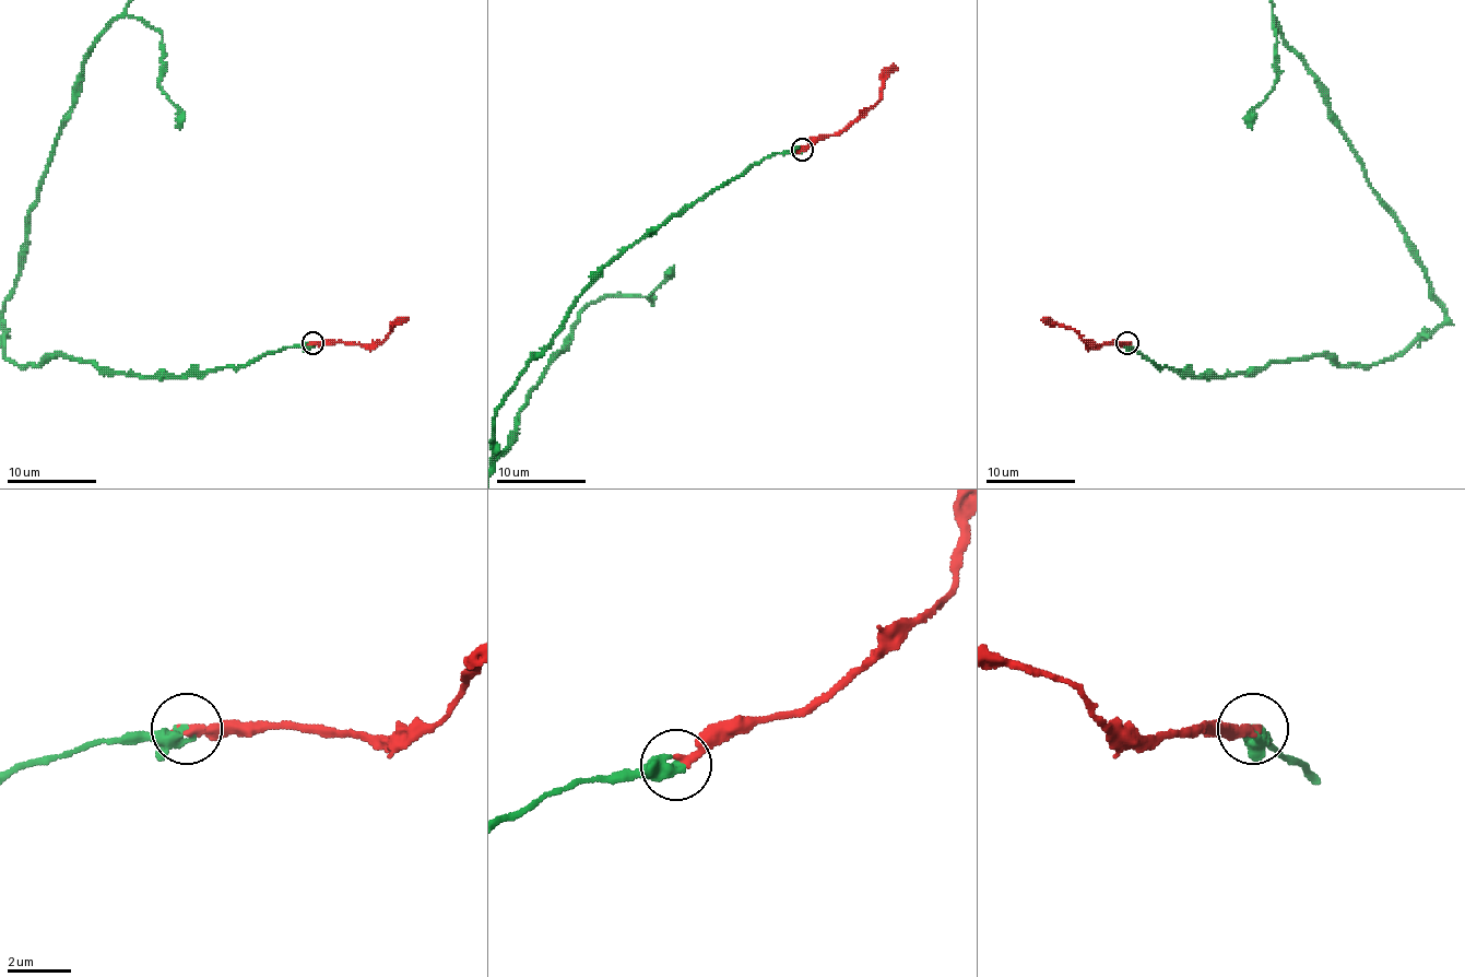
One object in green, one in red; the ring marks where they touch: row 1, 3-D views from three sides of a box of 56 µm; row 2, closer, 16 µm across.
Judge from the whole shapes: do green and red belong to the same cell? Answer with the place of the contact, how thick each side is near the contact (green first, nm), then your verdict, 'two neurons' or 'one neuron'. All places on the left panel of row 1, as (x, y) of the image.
(312, 343) | 280/280 nm | one neuron

